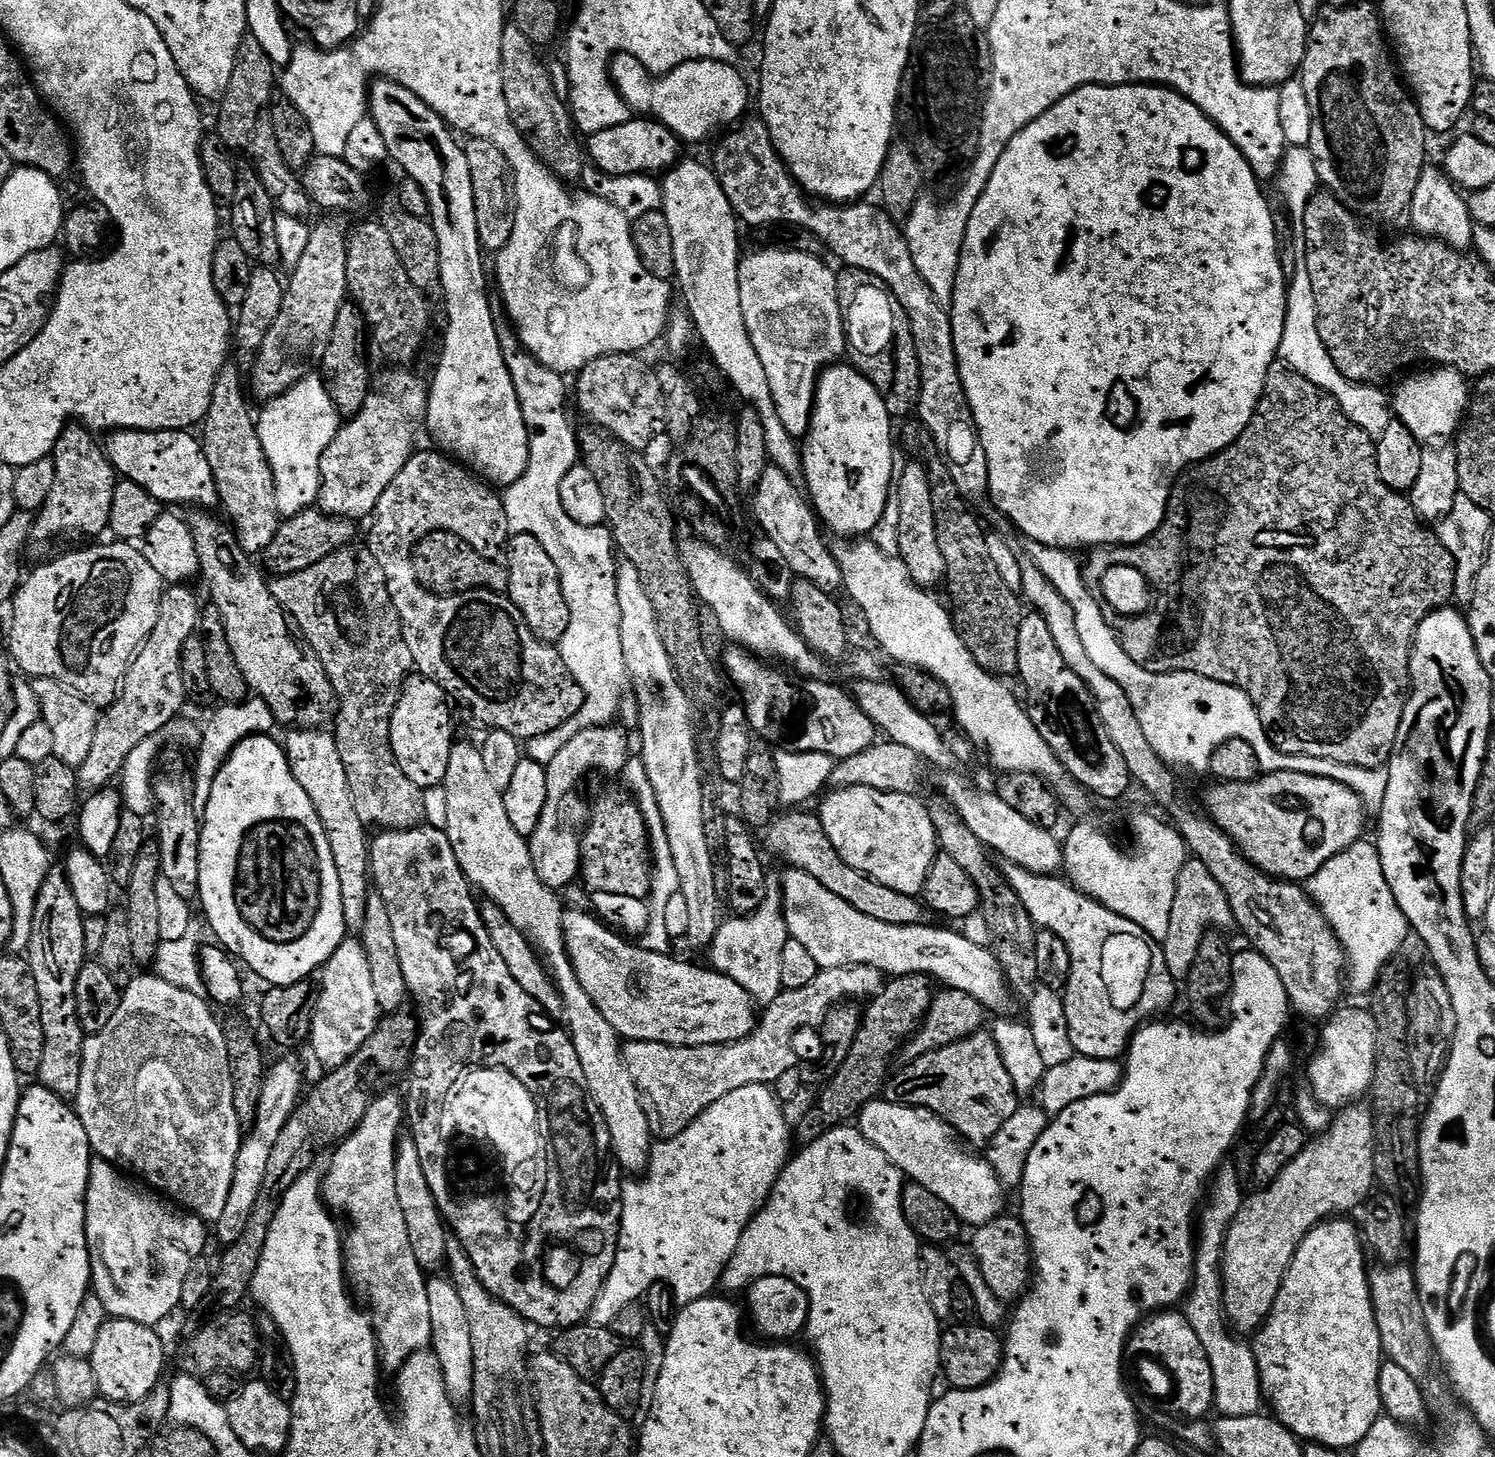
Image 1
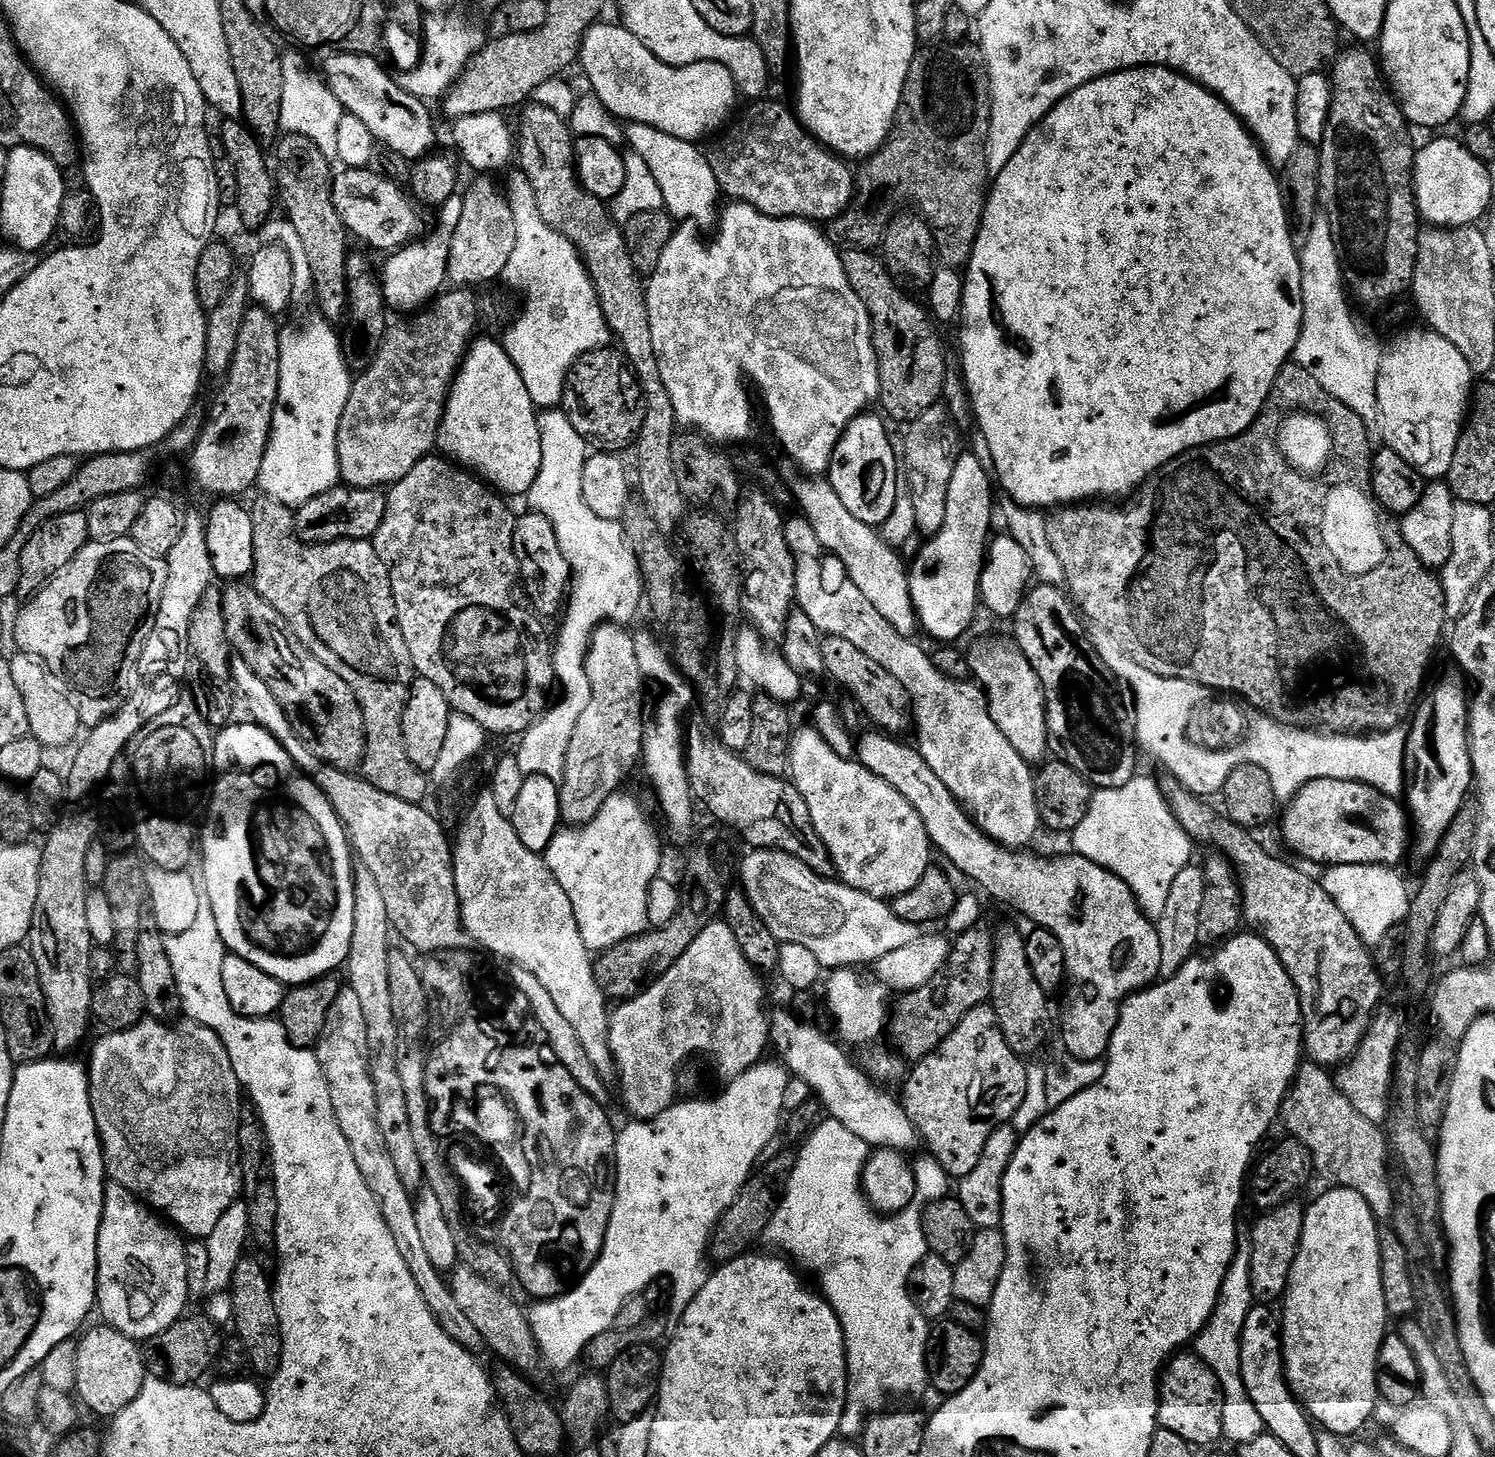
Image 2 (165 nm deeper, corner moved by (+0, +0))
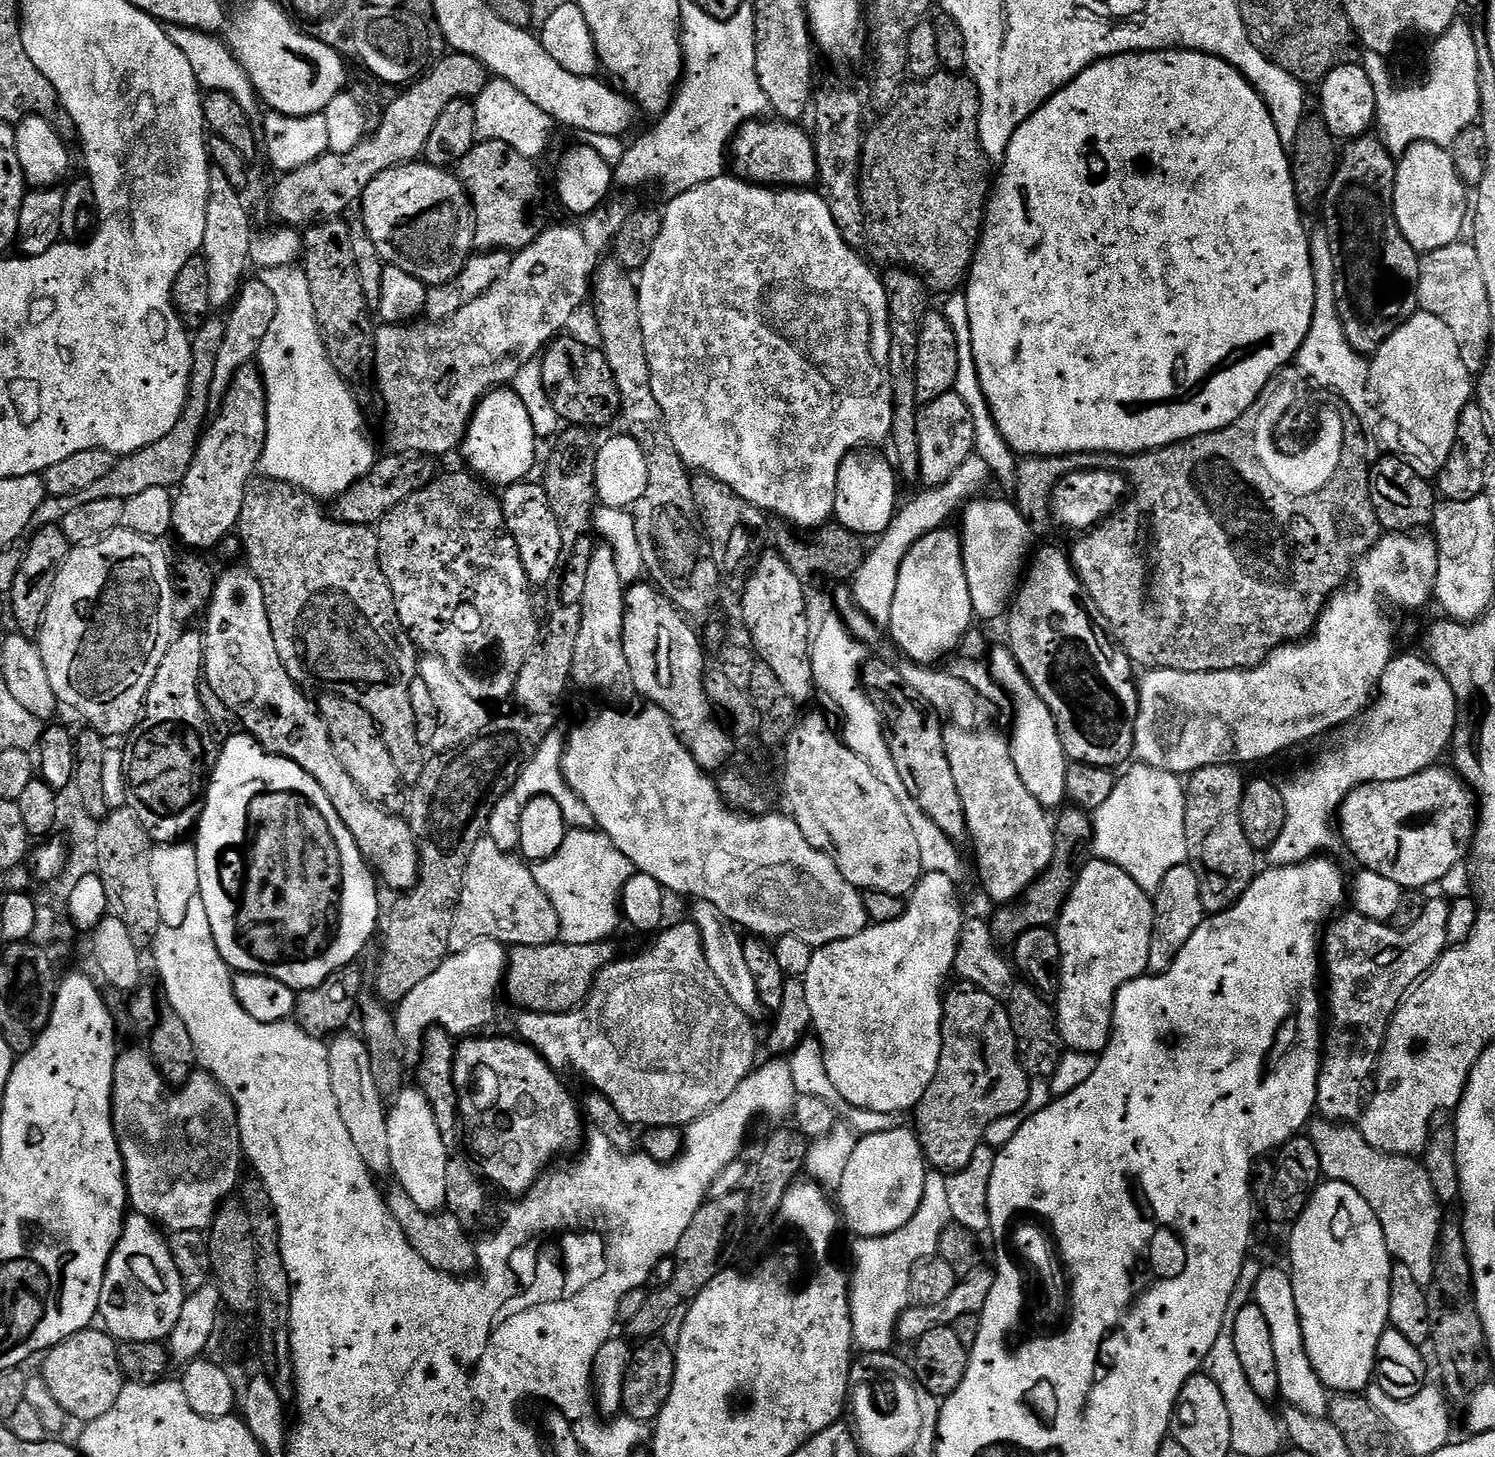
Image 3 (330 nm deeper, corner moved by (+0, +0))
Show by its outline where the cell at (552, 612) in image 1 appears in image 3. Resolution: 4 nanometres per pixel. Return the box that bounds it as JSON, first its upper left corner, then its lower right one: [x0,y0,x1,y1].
[500,482,562,586]

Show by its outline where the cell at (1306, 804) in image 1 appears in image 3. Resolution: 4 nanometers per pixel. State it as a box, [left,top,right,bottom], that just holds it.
[1338,767,1478,890]

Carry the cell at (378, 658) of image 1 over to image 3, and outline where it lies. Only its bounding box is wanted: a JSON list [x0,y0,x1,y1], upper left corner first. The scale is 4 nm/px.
[238,478,426,786]

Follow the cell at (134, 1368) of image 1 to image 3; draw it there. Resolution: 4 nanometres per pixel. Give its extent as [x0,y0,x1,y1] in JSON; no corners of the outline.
[43,1326,126,1422]

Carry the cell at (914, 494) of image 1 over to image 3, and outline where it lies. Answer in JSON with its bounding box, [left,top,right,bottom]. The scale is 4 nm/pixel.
[918,390,976,488]

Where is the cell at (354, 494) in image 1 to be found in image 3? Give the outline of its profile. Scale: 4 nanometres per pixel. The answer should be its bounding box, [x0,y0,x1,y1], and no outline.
[374,203,630,458]

